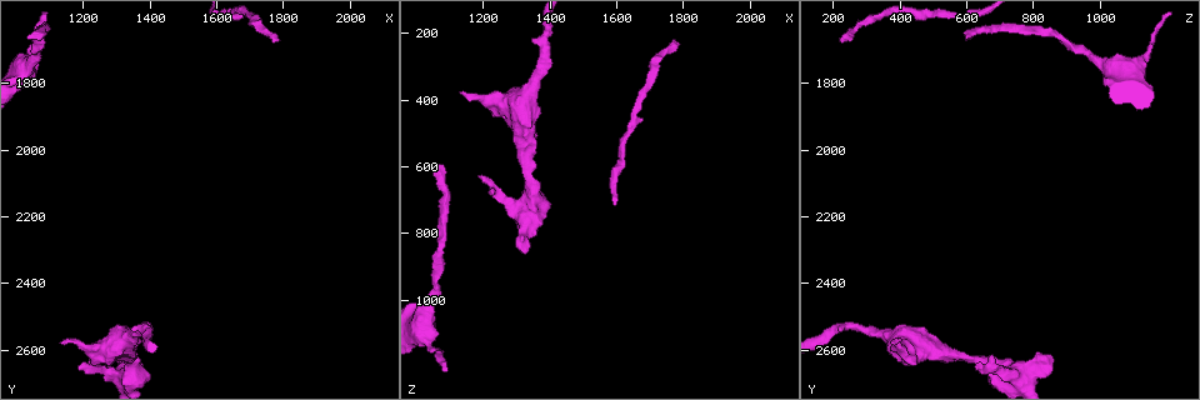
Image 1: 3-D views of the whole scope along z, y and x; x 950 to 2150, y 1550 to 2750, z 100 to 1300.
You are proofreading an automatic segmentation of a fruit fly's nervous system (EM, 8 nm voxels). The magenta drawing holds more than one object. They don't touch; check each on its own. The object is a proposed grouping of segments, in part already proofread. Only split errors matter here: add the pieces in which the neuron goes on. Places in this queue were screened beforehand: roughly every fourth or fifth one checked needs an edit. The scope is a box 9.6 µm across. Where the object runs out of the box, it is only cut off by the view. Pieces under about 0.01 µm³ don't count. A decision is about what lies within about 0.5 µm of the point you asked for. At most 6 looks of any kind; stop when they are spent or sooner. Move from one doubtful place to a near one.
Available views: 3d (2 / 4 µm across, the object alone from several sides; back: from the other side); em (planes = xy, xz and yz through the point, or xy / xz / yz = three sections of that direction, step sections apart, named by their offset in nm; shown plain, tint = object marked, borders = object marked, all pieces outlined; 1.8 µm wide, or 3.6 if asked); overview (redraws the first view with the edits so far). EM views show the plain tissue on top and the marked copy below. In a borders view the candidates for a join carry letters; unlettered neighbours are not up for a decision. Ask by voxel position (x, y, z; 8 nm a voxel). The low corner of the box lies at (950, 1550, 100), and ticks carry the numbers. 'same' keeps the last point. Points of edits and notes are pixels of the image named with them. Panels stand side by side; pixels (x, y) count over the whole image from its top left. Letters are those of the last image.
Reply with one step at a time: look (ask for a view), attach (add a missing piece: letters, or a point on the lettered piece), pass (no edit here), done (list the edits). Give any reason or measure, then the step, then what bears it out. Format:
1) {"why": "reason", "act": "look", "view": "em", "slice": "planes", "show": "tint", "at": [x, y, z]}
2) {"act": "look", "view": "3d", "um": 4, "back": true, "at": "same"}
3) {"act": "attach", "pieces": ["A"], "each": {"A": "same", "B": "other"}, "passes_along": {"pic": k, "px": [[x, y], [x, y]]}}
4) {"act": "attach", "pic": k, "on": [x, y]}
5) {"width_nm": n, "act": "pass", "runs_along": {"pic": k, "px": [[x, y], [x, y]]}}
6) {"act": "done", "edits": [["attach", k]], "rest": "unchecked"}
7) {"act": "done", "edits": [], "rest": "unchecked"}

{"why": "branch stops here", "act": "look", "view": "3d", "um": 2, "at": [1180, 2660, 630]}

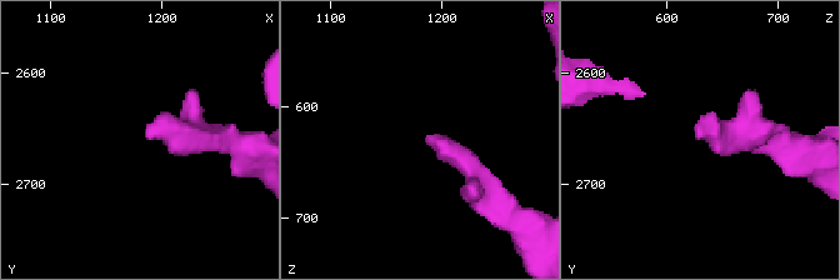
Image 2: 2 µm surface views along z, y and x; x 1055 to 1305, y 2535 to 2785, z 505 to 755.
{"why": "need the tissue", "act": "look", "view": "em", "slice": "yz", "step": 4, "show": "borders", "at": [1188, 2658, 630]}

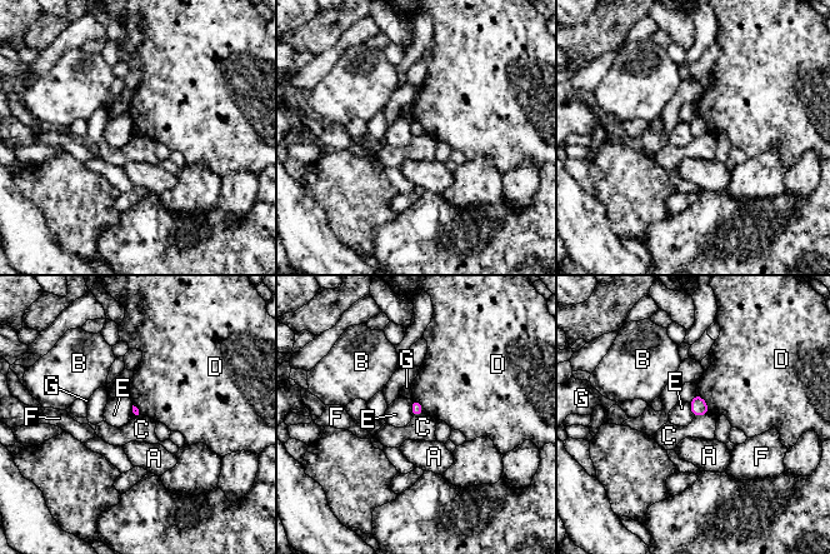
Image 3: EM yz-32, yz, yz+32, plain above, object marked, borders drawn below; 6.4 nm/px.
{"act": "pass", "each": {"A": "other", "B": "other", "C": "other", "D": "other", "E": "other", "F": "other", "G": "other"}, "border": {"pic": 3, "px": [[708, 412], [695, 417]]}, "found": "no lettered piece goes on from it"}

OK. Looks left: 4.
{"act": "look", "view": "3d", "um": 4, "back": true, "at": [1280, 2590, 400]}

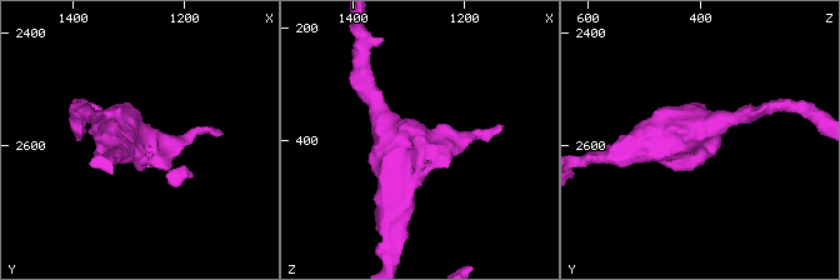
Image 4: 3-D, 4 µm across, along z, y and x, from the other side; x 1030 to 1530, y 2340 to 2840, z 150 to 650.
{"arms": 4, "act": "look", "view": "em", "um": 3.6, "slice": "xz", "step": 8, "show": "tint", "at": [1280, 2585, 395]}

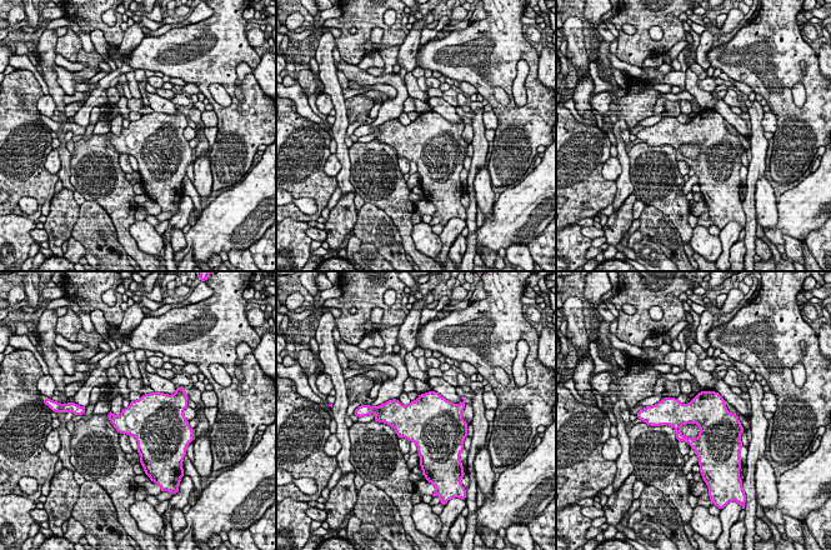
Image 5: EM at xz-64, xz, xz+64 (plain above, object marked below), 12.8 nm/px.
{"act": "look", "view": "em", "um": 3.6, "slice": "xz", "step": 8, "show": "borders", "at": "same"}

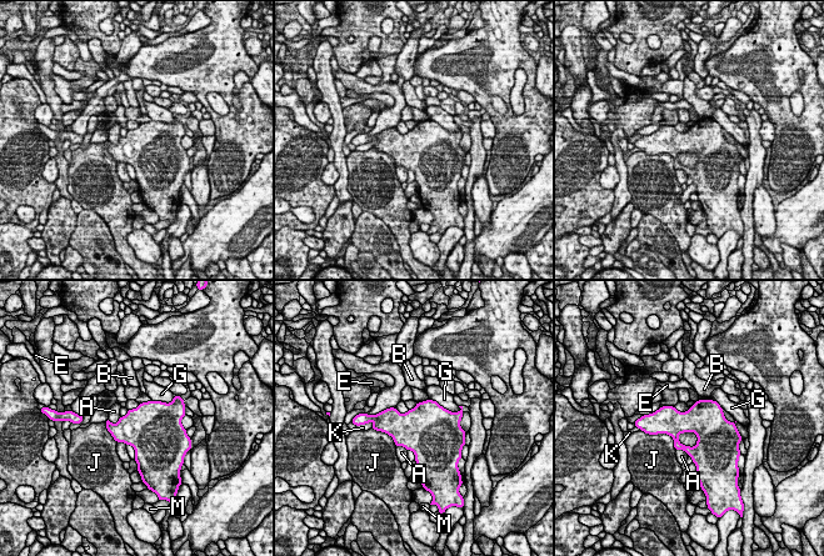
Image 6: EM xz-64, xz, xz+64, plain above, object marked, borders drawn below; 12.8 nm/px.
{"longest_contact_nm": ["G", 420], "act": "pass", "each": {"A": "other", "B": "other", "E": "other", "G": "other", "J": "other", "K": "other", "M": "other"}, "border": {"pic": 6, "px": [[120, 416], [115, 424], [108, 419]]}, "found": "none of them fits"}

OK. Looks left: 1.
{"act": "done", "edits": [], "rest": "unchecked"}

